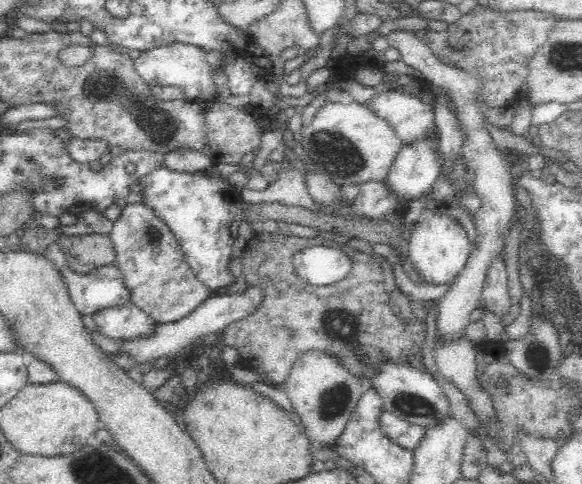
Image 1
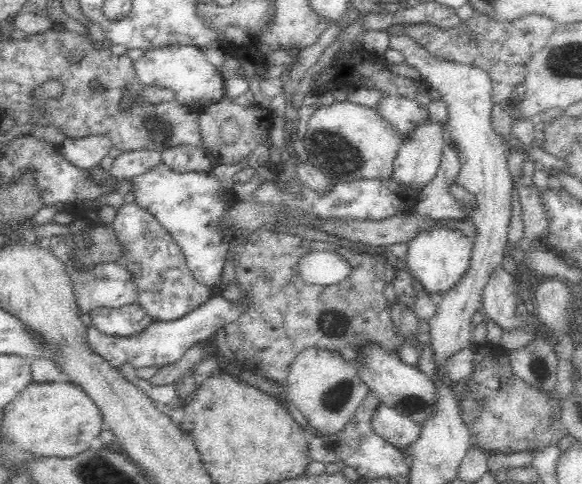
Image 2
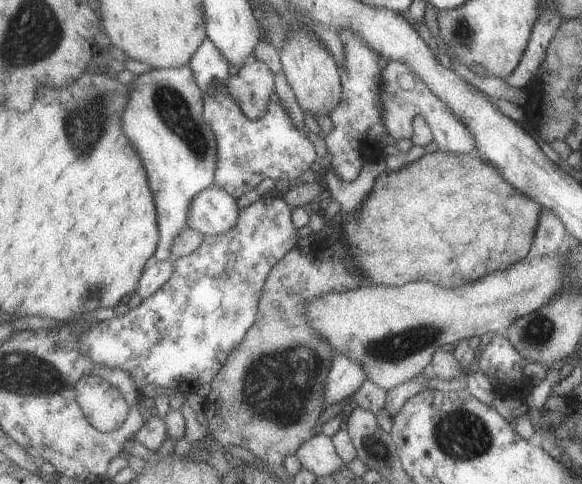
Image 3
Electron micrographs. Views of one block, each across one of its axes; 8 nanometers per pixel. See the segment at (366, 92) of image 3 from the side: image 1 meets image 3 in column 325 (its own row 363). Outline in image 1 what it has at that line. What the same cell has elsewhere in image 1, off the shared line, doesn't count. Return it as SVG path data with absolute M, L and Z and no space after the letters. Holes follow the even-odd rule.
M244 282L242 290L238 294L228 294L228 296L220 296L220 294L212 294L204 304L200 304L192 314L188 314L188 318L178 320L176 324L158 324L156 326L156 336L152 338L142 338L142 340L132 340L132 342L120 342L120 340L108 340L106 336L102 336L98 330L92 332L96 344L110 356L116 350L128 350L130 358L134 360L134 366L140 364L148 364L148 362L158 362L160 358L170 358L176 360L176 356L190 344L194 344L196 340L210 336L210 334L220 334L222 330L226 330L230 324L236 324L240 320L244 320L246 316L252 316L252 312L256 312L256 308L264 304L264 288L260 288L258 284L248 284Z

